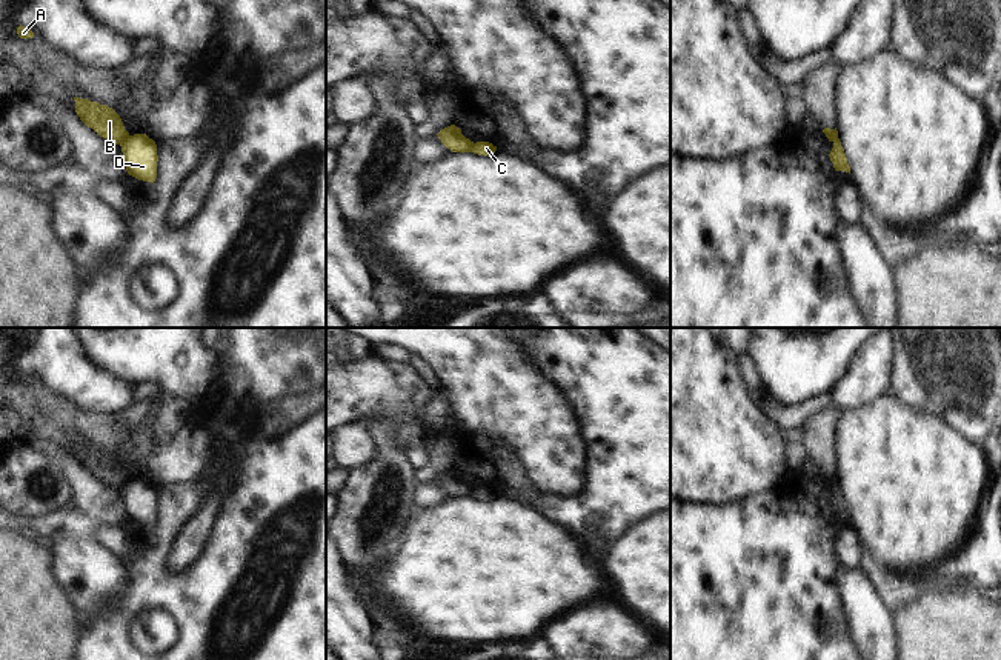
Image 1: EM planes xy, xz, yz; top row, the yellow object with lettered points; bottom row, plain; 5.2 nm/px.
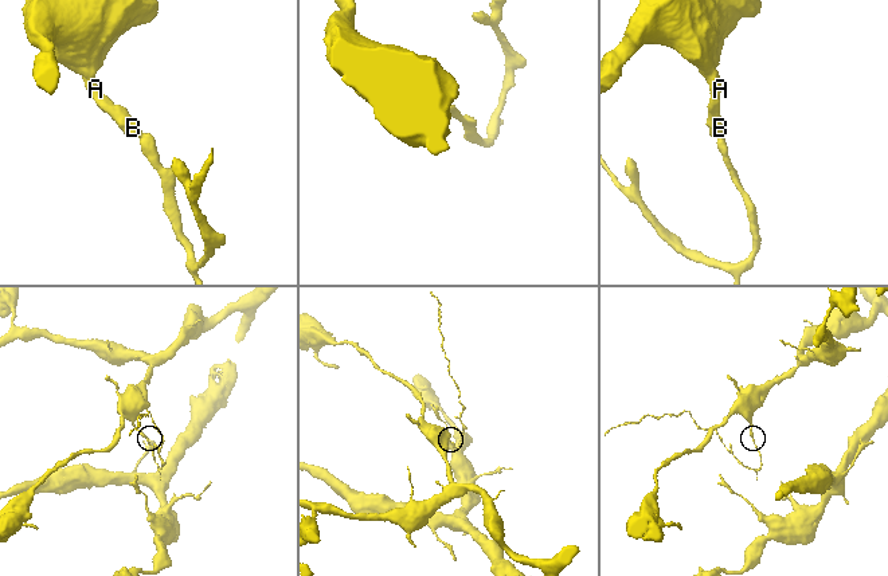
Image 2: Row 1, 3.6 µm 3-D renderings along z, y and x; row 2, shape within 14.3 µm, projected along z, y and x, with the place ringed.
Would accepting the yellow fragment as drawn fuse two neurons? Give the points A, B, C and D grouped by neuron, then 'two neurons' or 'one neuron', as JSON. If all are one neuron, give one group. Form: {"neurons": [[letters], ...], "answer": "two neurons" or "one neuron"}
{"neurons": [["A", "B"], ["C", "D"]], "answer": "two neurons"}

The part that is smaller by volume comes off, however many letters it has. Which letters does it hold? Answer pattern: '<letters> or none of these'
C, D

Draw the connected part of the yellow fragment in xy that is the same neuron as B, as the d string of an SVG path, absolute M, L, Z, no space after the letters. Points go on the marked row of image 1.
M74 97L74 102L77 115L88 128L114 145L121 146L126 142L129 132L112 108L78 97Z

